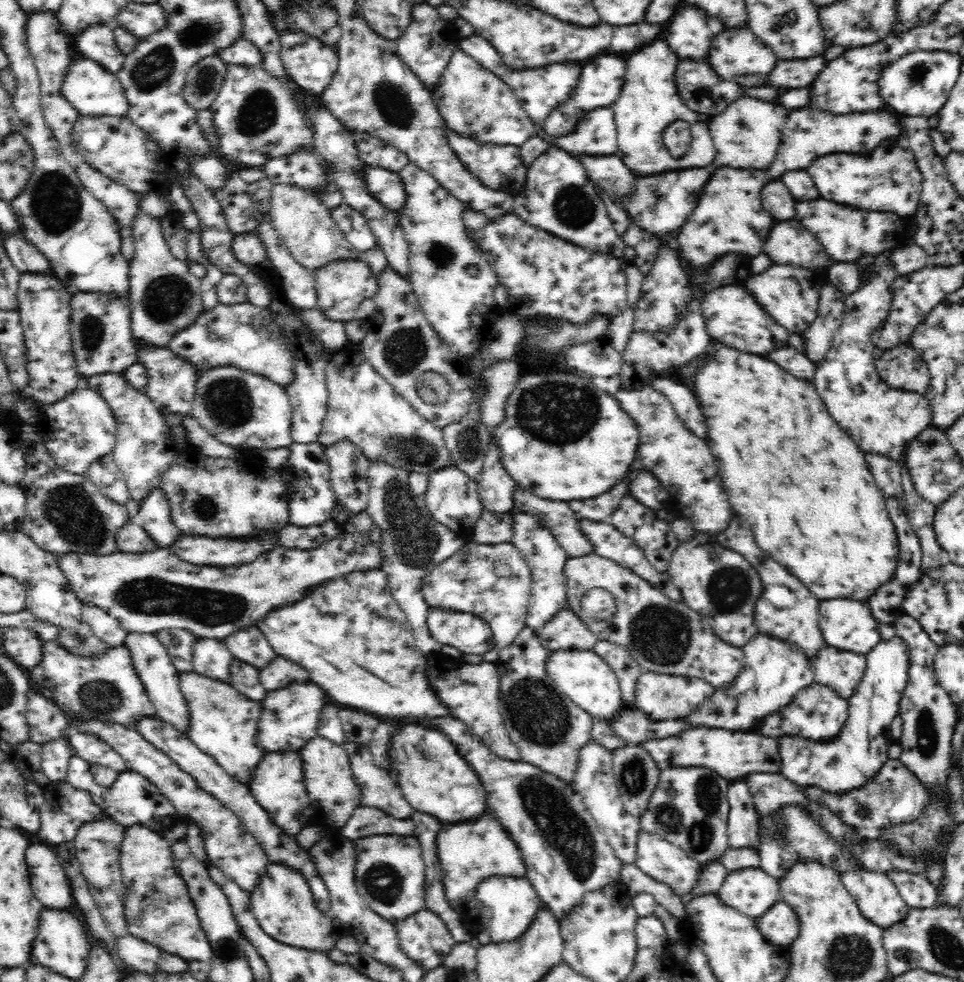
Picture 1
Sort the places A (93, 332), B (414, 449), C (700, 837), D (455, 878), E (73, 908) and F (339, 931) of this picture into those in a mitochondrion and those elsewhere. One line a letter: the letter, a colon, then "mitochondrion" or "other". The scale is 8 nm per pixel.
A: mitochondrion
B: mitochondrion
C: mitochondrion
D: other
E: other
F: other

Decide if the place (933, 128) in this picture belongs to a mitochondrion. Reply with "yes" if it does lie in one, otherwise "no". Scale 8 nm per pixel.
no

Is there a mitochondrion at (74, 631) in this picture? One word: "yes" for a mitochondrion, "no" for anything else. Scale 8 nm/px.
yes

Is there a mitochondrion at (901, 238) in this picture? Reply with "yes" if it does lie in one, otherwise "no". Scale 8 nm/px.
no

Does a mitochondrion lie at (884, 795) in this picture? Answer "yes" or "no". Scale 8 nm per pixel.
yes

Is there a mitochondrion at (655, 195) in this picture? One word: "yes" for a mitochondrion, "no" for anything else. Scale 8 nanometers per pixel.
yes

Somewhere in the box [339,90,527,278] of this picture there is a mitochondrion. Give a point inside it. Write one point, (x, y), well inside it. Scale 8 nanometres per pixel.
(442, 256)

